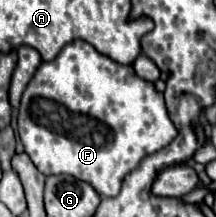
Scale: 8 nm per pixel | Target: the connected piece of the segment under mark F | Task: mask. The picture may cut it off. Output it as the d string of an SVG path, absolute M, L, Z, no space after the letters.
M76 39L34 73L20 99L18 135L40 173L66 173L88 181L102 197L114 197L122 179L146 155L166 147L178 129L154 83L138 77L132 65L116 63Z

